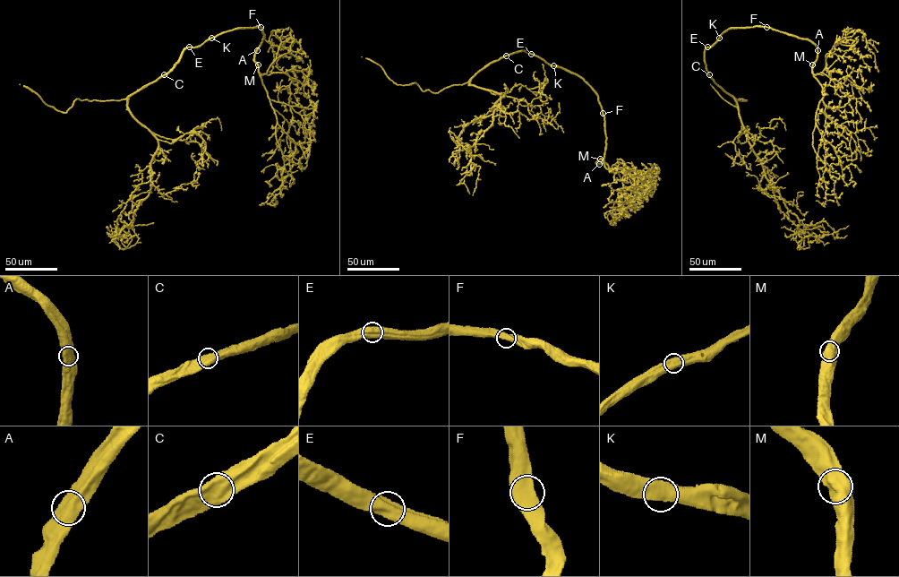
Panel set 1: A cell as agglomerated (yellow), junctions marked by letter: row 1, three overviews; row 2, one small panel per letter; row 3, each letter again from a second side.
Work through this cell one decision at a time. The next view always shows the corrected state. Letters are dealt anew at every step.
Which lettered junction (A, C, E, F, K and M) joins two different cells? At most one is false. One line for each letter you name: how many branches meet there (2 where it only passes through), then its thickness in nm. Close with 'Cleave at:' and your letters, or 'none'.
Cleave at: none

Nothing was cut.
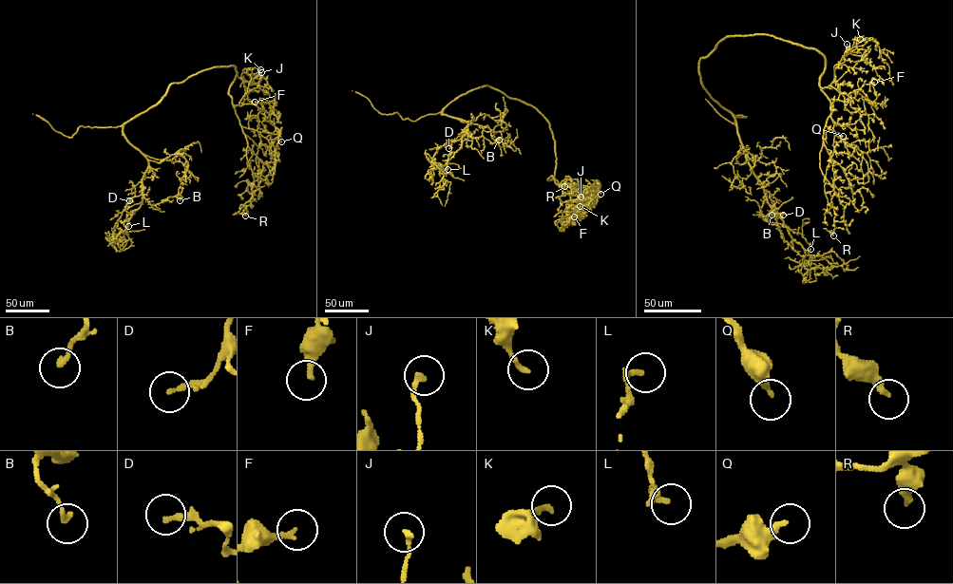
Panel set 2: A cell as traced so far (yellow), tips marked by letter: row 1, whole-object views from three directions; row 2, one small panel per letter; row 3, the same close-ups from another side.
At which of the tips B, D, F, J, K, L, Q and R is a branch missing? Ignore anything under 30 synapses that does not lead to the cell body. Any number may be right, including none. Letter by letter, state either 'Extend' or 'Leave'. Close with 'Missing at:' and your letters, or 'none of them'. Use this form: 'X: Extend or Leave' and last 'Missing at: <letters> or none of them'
B: Leave
D: Leave
F: Extend
J: Leave
K: Leave
L: Leave
Q: Leave
R: Leave
Missing at: F

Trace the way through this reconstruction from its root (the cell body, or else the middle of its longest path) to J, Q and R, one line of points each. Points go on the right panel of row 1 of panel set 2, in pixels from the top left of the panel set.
J: (709, 54), (725, 37), (770, 35), (816, 48), (825, 59), (824, 87), (847, 44)
Q: (709, 54), (725, 37), (754, 34), (816, 48), (825, 59), (820, 86), (831, 108), (833, 133), (843, 136)
R: (709, 54), (725, 37), (766, 34), (824, 56), (820, 86), (831, 112), (820, 167), (834, 191), (833, 235)

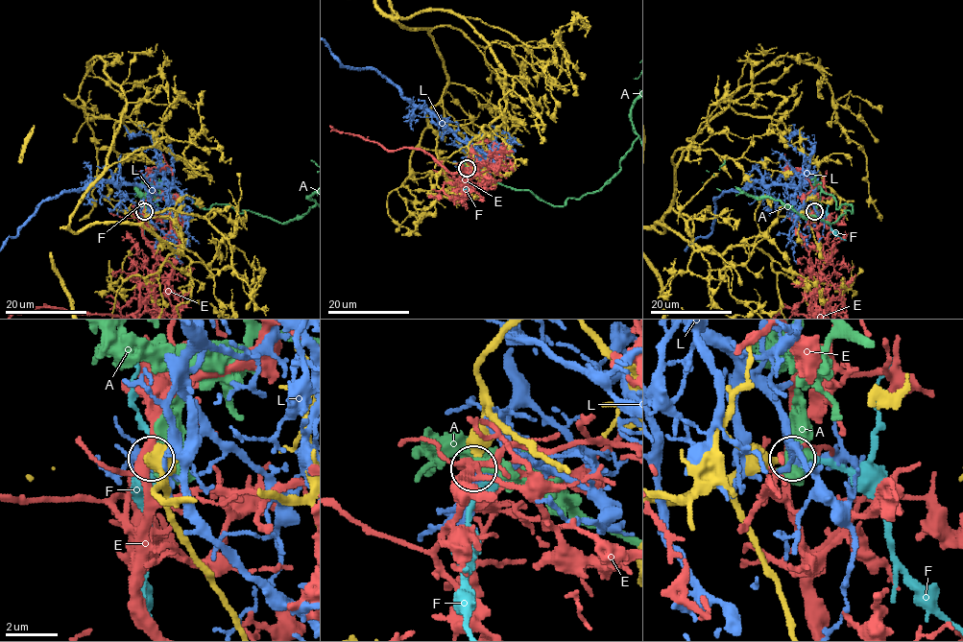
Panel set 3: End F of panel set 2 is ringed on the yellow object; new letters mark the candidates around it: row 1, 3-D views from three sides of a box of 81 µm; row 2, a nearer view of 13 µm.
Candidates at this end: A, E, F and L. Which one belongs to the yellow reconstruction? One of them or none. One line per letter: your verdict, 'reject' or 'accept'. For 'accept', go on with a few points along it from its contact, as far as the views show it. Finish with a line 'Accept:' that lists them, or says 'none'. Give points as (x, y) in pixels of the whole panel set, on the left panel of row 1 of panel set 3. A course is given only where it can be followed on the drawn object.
A: reject
E: reject
F: accept
L: reject
Accept: F

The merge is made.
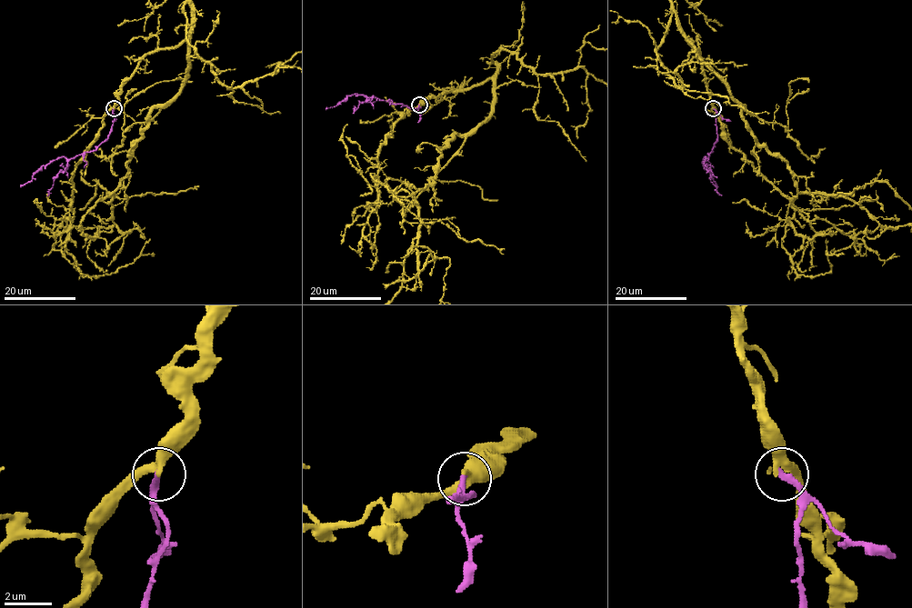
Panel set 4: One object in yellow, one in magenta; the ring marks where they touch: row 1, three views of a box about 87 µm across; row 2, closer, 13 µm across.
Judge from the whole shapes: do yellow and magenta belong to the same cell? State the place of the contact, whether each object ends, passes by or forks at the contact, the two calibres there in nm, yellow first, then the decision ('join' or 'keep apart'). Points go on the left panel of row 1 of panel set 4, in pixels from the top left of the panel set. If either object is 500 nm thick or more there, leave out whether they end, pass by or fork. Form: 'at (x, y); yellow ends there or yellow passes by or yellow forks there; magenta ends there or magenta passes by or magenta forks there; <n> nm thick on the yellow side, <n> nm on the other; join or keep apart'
at (114, 108); yellow passes by; magenta ends there; 400 nm thick on the yellow side, 300 nm on the other; join

